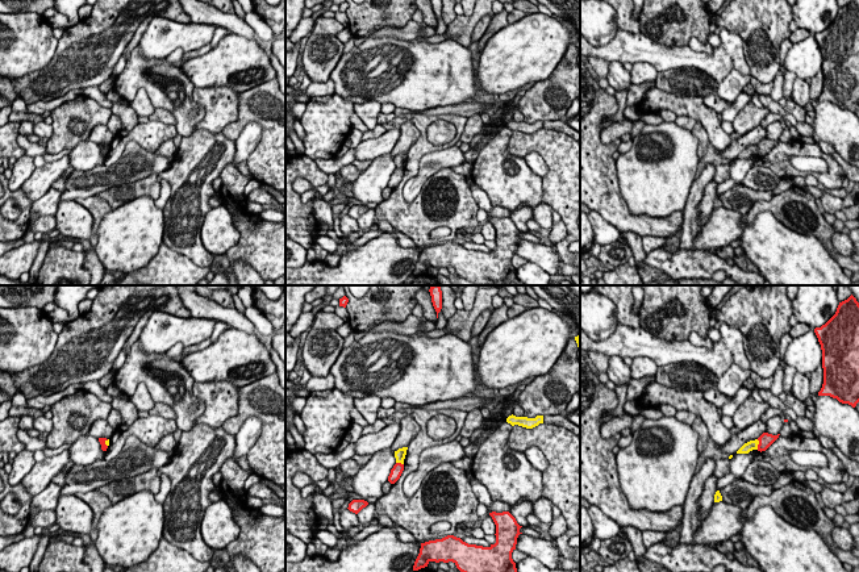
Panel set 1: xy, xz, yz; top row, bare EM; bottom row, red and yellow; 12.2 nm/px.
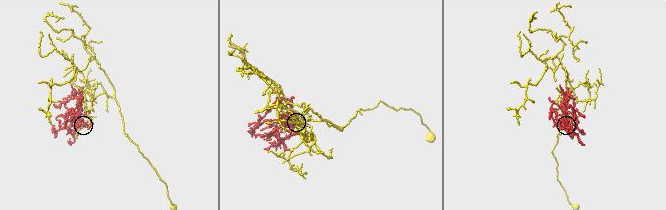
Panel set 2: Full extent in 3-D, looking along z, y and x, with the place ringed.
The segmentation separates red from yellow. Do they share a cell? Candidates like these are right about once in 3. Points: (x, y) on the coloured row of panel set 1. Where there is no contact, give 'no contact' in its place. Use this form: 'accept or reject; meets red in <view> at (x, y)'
reject; meets red in yz at (758, 445)

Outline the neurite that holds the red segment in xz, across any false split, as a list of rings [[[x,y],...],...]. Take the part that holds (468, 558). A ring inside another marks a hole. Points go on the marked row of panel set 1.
[[[509,512],[489,513],[496,525],[496,543],[489,547],[468,544],[460,538],[447,535],[421,543],[413,571],[428,567],[430,561],[453,561],[460,572],[517,572],[512,552],[516,550],[520,526]]]

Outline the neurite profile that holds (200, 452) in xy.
[[[197,423],[191,430],[182,433],[171,462],[158,469],[171,481],[170,493],[163,502],[163,538],[199,561],[209,561],[214,552],[201,536],[201,521],[207,508],[212,504],[209,494],[216,488],[212,477],[220,472],[221,465],[228,459],[233,458],[234,450],[235,435],[228,434],[221,426],[210,427],[205,423]]]

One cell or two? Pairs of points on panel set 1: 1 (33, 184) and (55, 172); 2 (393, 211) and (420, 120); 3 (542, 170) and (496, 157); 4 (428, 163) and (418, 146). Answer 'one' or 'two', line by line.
1: one
2: one
3: two
4: two

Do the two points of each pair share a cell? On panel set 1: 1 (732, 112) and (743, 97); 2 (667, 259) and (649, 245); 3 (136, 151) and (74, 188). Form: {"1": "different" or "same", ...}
{"1": "same", "2": "different", "3": "same"}

